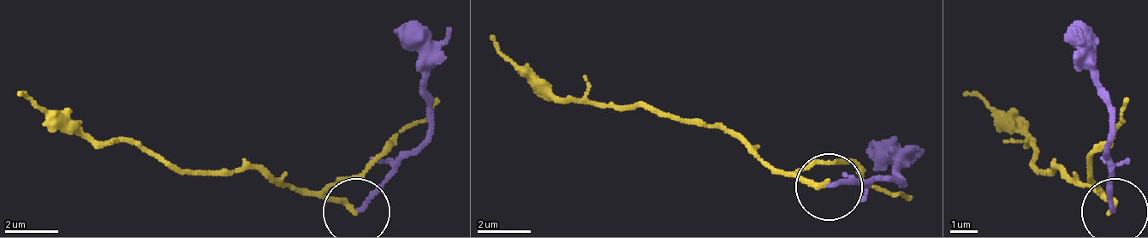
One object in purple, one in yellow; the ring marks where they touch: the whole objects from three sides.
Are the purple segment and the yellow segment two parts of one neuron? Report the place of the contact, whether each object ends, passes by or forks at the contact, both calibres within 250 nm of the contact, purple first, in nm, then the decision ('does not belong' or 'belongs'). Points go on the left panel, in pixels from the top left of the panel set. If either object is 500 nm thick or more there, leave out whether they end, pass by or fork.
place (356, 211); purple ends; yellow ends; calibres 160 and 180 nm; does not belong

